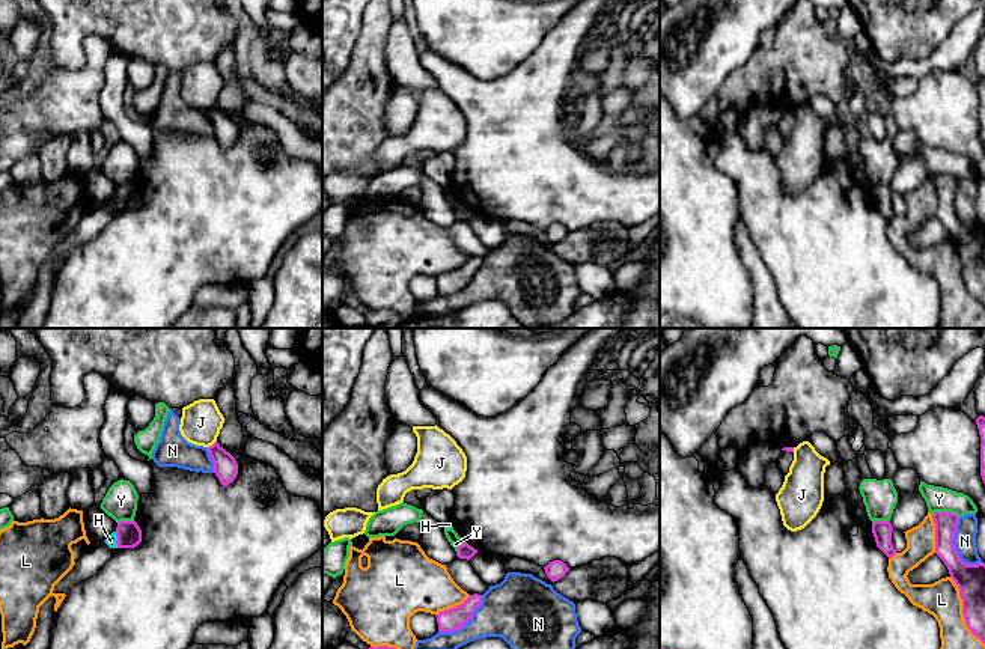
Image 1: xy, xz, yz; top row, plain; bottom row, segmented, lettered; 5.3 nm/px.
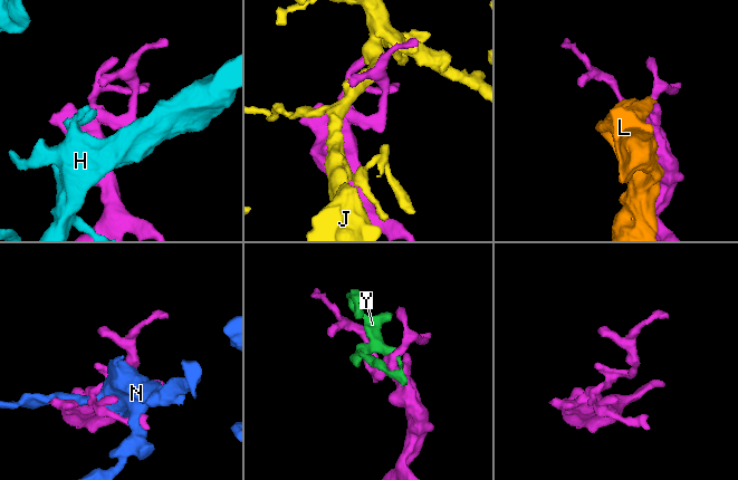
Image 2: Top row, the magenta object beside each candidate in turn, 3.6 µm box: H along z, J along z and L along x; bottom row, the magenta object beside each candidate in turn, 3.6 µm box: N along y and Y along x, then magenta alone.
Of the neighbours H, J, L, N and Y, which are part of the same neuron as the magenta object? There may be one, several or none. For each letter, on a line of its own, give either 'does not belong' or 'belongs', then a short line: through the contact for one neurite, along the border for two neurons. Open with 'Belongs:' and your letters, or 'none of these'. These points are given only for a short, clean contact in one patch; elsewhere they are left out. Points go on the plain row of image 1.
Belongs: N
H: does not belong | xy (115, 195), (118, 210)
J: does not belong
L: does not belong
N: belongs
Y: does not belong

